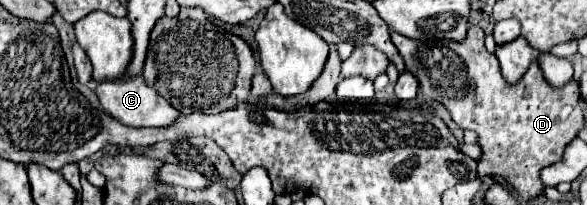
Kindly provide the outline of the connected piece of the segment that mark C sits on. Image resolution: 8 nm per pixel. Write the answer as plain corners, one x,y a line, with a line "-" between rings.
143,76
103,80
95,88
95,94
97,94
103,110
109,116
113,116
115,120
119,120
121,124
125,124
125,126
133,126
133,128
161,128
161,126
173,124
173,120
177,120
177,116
179,116
179,112
163,96
159,96
153,88
149,88
145,84

